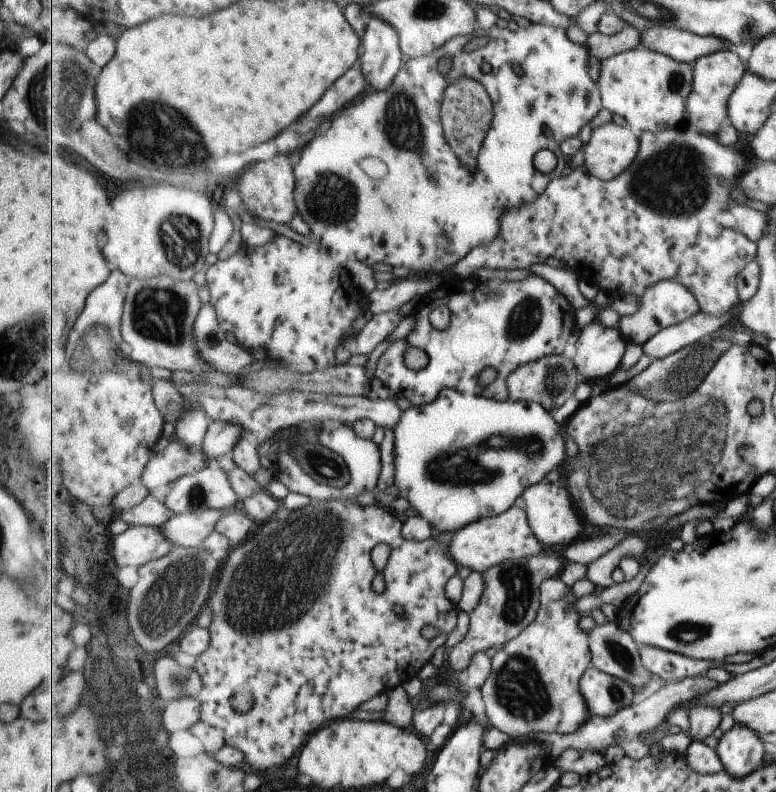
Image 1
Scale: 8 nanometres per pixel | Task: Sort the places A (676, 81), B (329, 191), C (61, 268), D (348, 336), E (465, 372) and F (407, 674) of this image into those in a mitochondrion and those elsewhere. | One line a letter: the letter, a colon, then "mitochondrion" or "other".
A: mitochondrion
B: mitochondrion
C: other
D: other
E: other
F: other

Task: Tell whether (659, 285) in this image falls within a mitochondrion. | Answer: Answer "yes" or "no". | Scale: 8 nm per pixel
no

